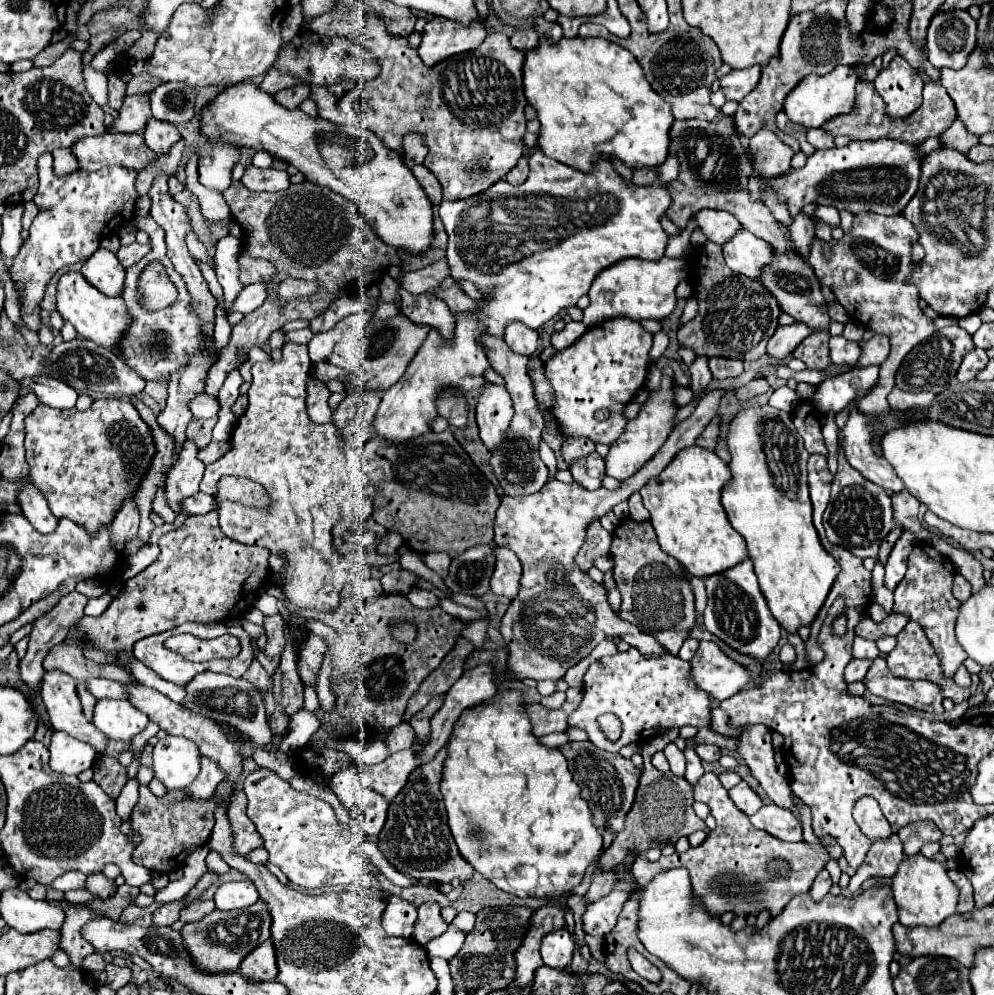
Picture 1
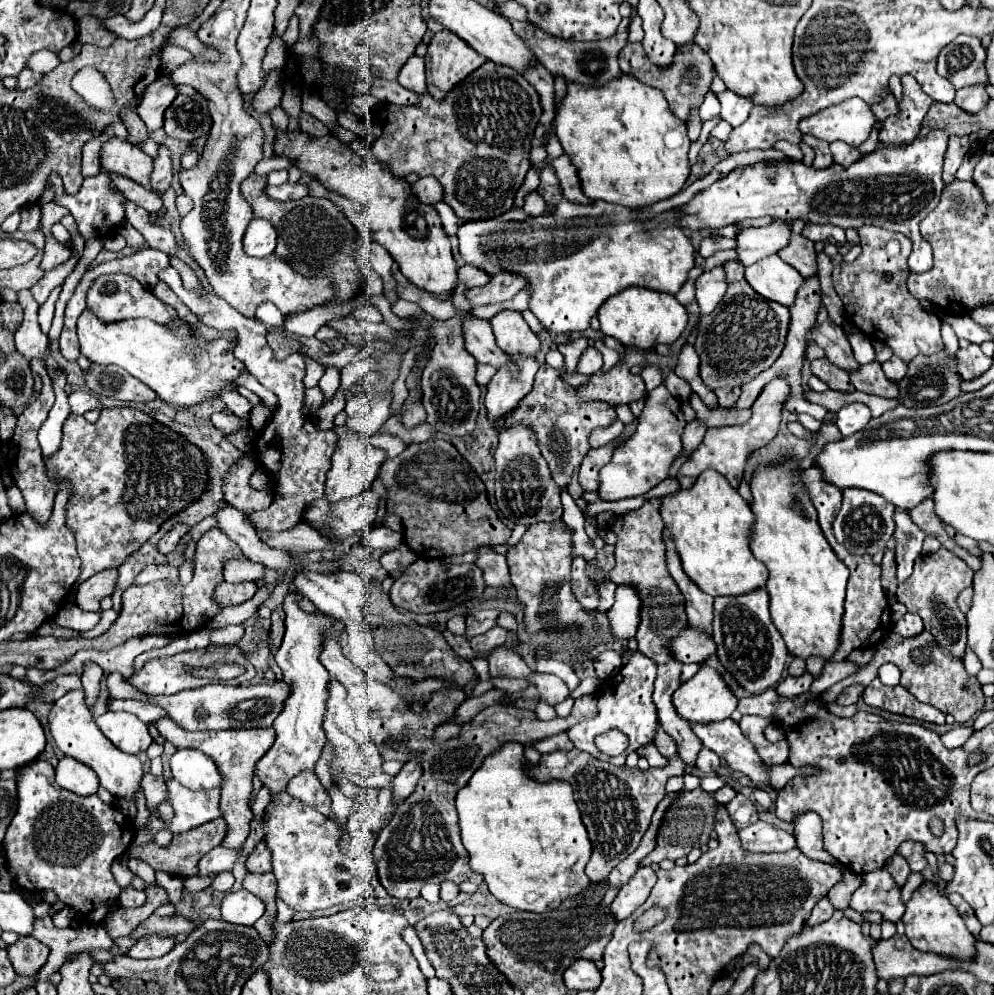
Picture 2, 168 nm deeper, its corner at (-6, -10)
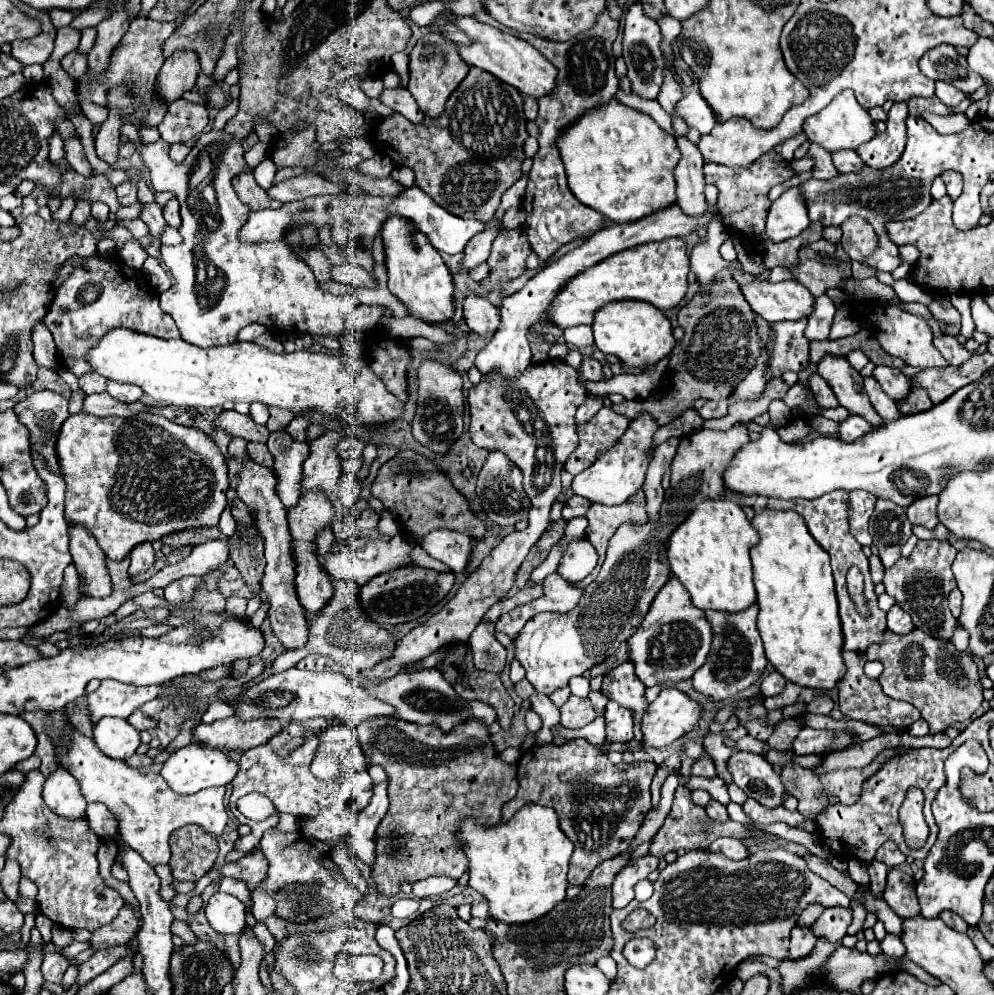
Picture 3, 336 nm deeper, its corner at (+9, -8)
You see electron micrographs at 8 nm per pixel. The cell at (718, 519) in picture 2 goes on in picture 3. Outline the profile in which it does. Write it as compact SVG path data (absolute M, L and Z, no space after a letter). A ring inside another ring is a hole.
M705 498L691 514L669 534L667 560L673 576L691 594L691 602L701 608L737 612L751 606L755 598L753 566L749 548L757 544L757 532L743 514L741 506L723 498Z

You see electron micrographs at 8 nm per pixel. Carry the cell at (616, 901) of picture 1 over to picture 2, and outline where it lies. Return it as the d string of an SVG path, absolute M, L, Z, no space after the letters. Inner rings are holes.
M650 866L638 868L636 874L628 880L628 884L622 886L620 894L612 902L614 918L618 922L626 920L636 908L640 908L646 902L646 898L650 894L650 890L654 888L654 884L656 884L656 872Z

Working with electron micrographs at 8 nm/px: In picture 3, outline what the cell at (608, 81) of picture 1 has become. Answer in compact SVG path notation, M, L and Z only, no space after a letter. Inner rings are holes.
M617 98L587 110L577 122L563 128L557 148L575 198L617 224L633 222L675 202L673 170L679 162L675 138L649 114L629 108Z

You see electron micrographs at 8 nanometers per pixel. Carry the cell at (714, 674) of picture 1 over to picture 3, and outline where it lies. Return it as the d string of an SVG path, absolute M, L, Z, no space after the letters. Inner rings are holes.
M663 688L643 716L643 746L661 748L683 734L689 734L701 720L701 712L701 704L691 700L679 688Z

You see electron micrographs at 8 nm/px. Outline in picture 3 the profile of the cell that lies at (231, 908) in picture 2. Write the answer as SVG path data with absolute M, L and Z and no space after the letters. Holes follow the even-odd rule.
M215 892L205 906L205 916L219 934L241 934L245 928L245 906L231 894Z

